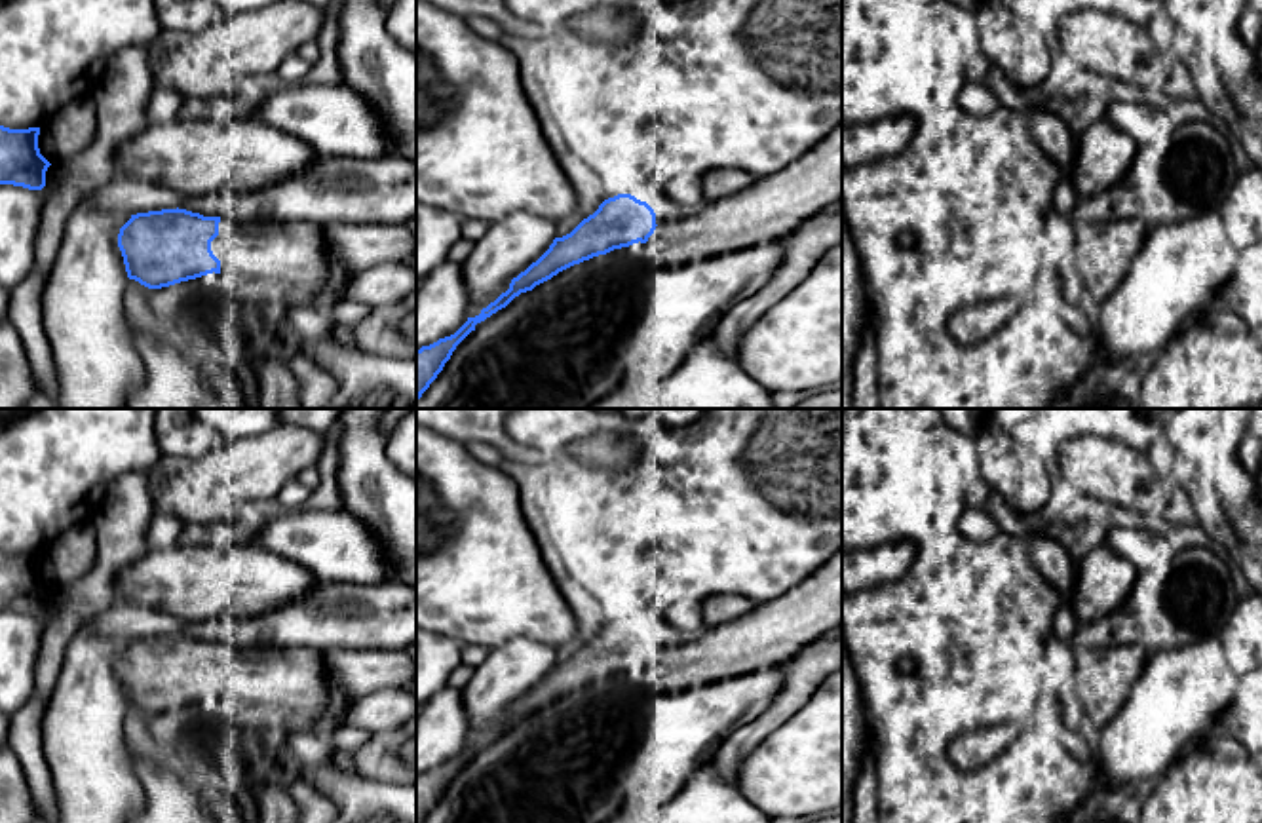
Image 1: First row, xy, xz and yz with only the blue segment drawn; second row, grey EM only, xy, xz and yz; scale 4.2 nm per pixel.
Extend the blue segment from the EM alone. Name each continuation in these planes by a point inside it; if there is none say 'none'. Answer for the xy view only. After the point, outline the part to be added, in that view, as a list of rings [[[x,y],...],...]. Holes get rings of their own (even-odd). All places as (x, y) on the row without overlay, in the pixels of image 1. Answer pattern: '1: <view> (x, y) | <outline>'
1: xy (270, 690) | [[[249,648],[230,652],[220,709],[236,730],[272,736],[316,734],[331,741],[350,701],[340,696],[314,648]]]

